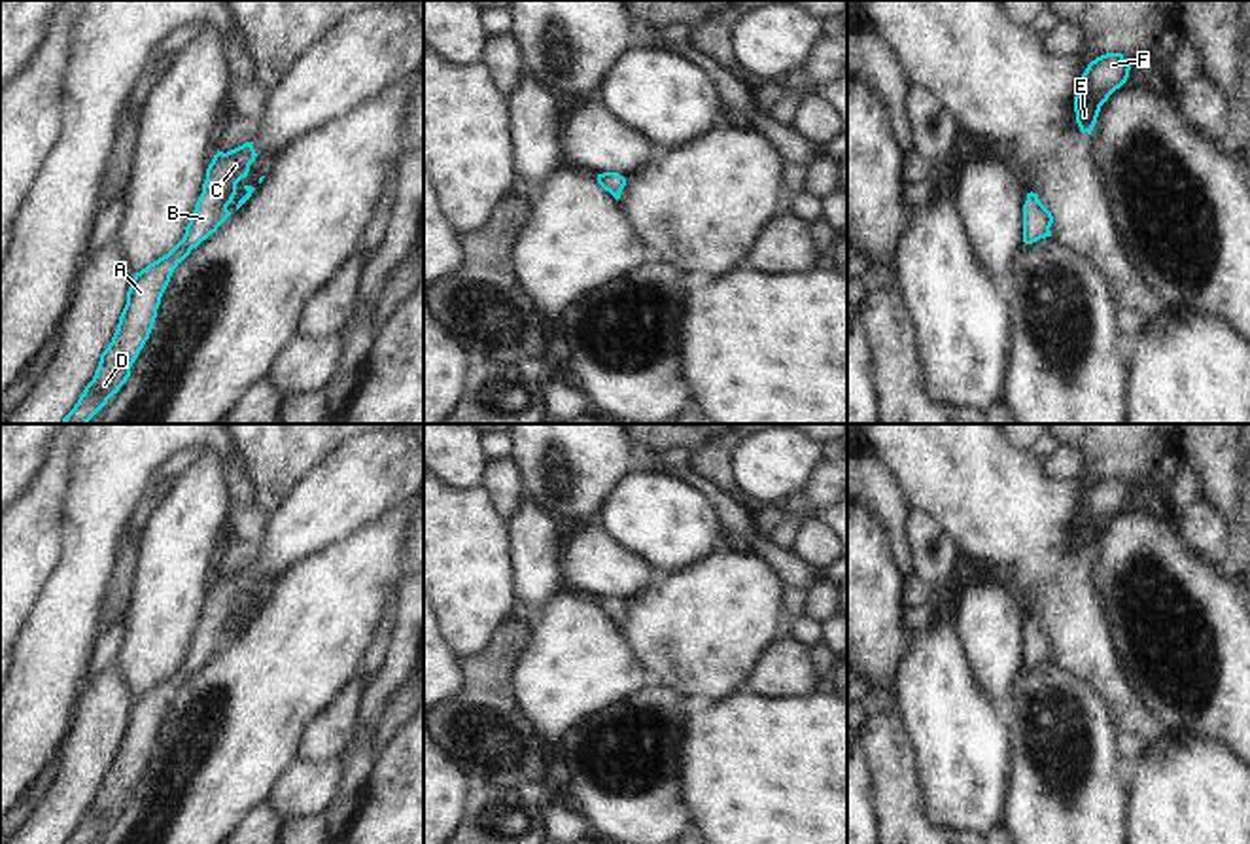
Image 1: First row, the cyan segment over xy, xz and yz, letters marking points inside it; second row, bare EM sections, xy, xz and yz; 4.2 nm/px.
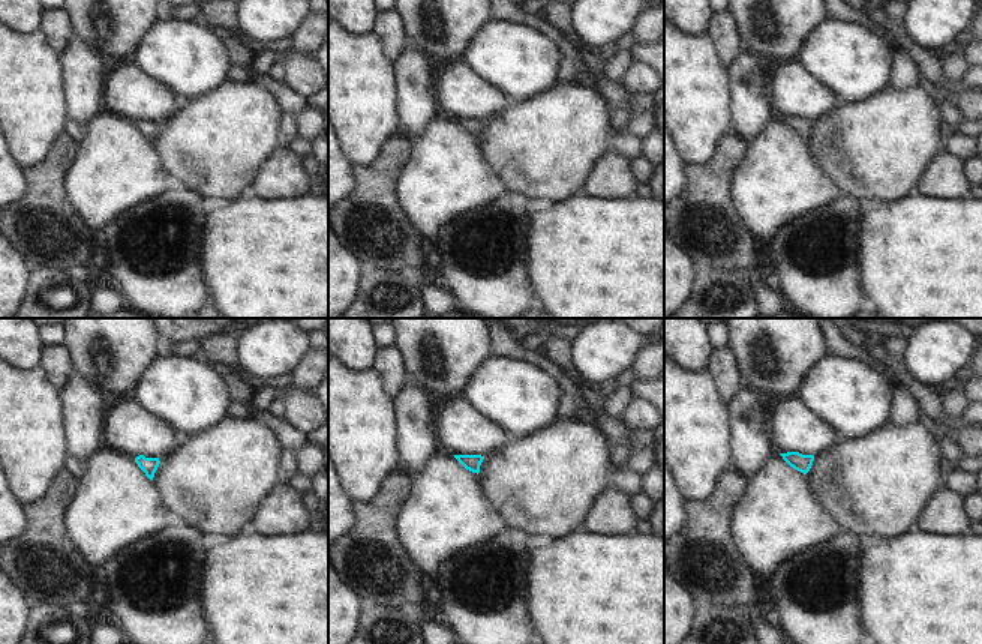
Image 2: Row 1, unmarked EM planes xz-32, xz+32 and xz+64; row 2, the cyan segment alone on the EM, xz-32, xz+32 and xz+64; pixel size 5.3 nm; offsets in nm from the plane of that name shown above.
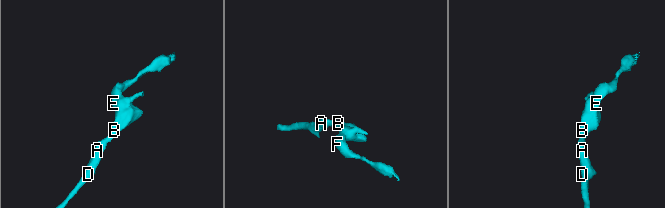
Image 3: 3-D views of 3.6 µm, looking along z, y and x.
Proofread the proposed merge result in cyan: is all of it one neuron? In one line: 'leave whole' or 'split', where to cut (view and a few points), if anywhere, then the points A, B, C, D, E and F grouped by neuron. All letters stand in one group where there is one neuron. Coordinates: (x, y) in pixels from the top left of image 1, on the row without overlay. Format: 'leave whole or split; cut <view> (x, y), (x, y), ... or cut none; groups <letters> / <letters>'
leave whole; cut none; groups A B C D E F

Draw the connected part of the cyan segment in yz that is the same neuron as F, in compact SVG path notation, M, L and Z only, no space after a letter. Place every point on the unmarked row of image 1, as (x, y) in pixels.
M1106 477L1087 488L1074 520L1076 547L1082 556L1091 558L1101 530L1127 505L1129 494L1131 488L1121 477Z

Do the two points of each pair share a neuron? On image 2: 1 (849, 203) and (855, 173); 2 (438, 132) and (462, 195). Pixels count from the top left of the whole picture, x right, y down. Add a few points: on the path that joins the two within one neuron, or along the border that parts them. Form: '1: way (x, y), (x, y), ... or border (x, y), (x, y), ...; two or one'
1: border (843, 192), (858, 198); two
2: way (443, 147), (446, 174), (452, 180); one

